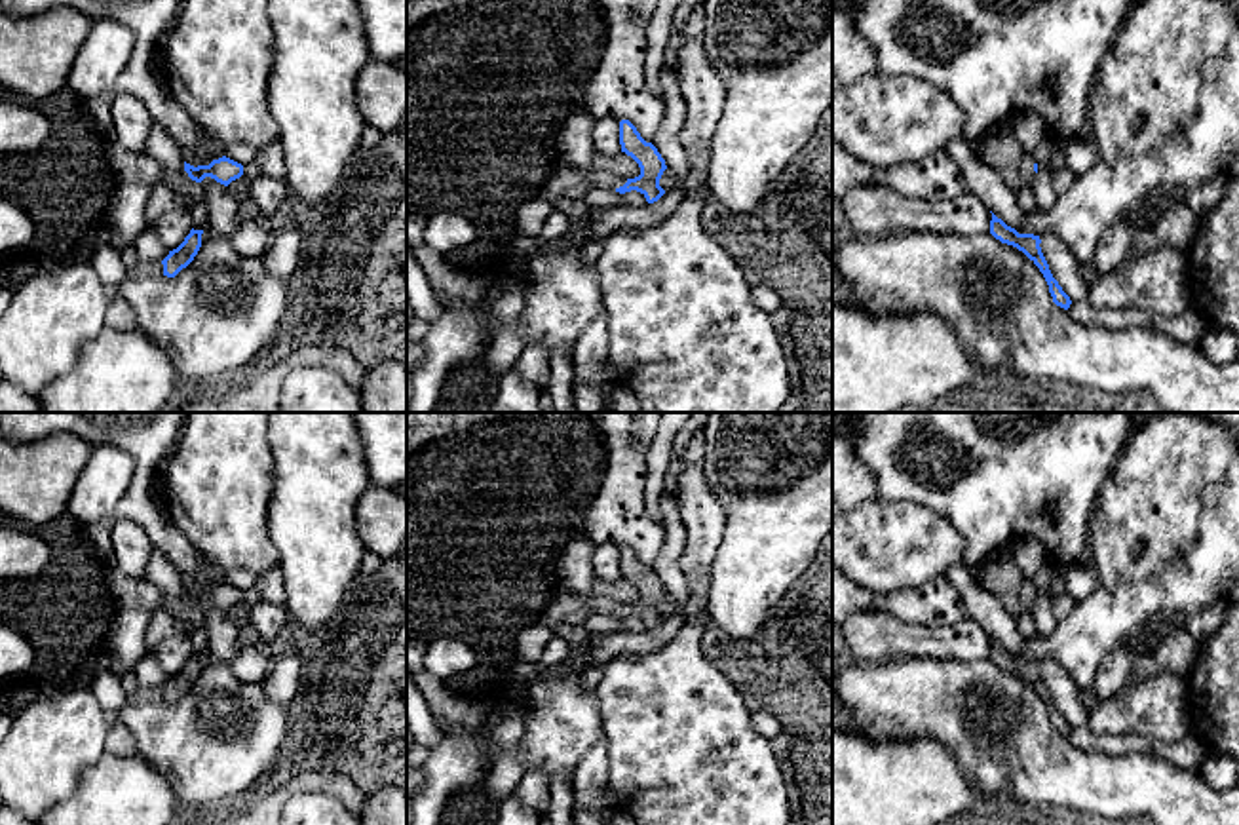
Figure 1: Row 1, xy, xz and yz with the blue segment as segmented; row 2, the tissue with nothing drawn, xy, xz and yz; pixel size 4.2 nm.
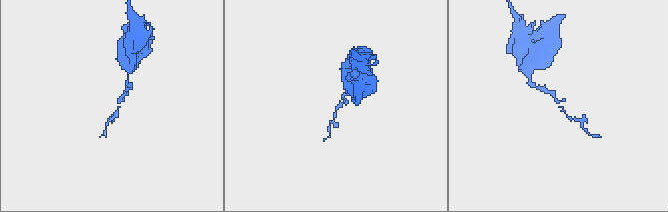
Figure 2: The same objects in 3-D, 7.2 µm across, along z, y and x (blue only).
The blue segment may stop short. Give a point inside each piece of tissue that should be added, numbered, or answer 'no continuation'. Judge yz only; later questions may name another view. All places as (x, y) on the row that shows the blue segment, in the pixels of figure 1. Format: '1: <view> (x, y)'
no continuation

